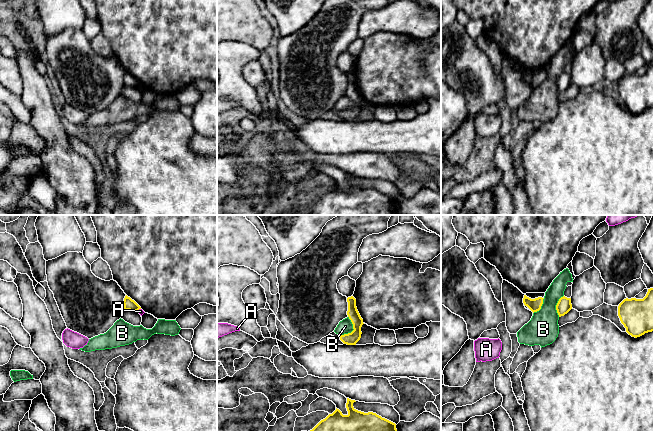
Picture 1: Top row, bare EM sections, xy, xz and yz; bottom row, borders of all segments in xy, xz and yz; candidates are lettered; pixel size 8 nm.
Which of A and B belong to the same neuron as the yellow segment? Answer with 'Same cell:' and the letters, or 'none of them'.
Same cell: none of them

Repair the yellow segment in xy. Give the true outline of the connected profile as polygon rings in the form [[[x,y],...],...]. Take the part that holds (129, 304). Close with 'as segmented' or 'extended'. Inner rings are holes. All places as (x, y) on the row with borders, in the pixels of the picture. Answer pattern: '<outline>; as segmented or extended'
[[[127,295],[124,298],[123,304],[125,310],[138,312],[138,310],[141,309],[141,307]]]; as segmented

